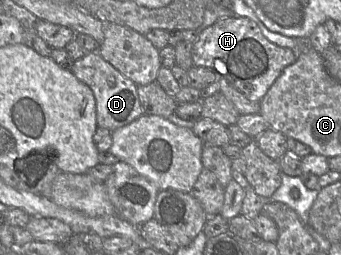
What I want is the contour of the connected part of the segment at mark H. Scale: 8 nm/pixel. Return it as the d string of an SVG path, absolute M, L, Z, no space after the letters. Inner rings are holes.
M228 17L218 19L200 32L193 44L192 60L195 66L212 70L216 80L225 78L248 100L261 102L283 70L296 61L296 52L271 43L249 18Z

